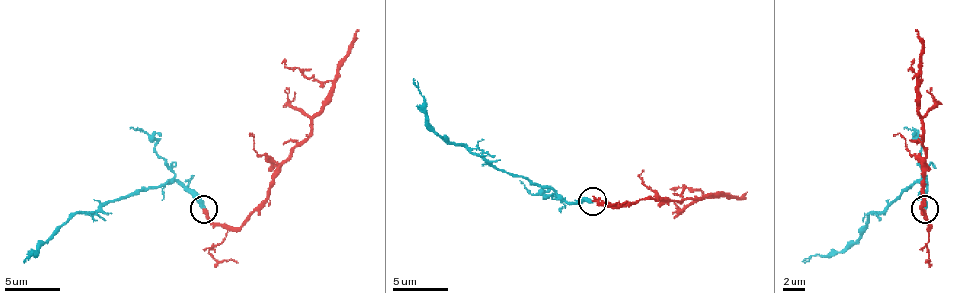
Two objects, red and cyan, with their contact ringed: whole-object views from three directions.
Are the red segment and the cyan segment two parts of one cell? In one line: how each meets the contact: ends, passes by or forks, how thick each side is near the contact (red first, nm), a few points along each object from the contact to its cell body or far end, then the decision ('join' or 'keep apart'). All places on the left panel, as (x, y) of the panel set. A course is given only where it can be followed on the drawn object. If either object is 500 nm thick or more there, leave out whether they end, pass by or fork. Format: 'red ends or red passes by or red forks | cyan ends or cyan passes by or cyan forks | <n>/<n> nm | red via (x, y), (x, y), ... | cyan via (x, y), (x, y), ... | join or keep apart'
red ends | cyan ends | 200/360 nm | red via (202, 209), (214, 224), (238, 228), (266, 199), (275, 171), (310, 132), (333, 82), (288, 68), (285, 58) | cyan via (202, 209), (175, 182), (142, 187), (93, 212), (75, 212), (34, 256), (23, 259) | join

